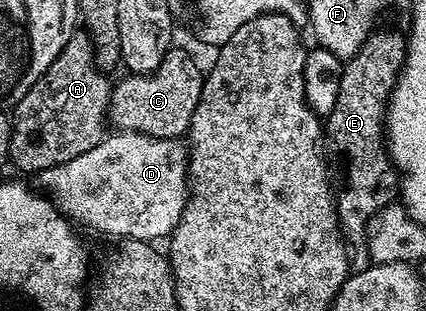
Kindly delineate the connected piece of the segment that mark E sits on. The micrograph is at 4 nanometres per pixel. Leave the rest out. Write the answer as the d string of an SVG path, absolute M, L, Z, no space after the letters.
M375 29L350 58L345 59L340 80L340 96L336 108L325 115L324 134L329 145L346 157L346 187L336 194L339 211L344 212L341 223L351 271L367 270L372 265L366 251L366 224L381 206L391 205L396 198L400 175L394 169L384 149L384 115L391 90L406 58L406 38L390 30Z

